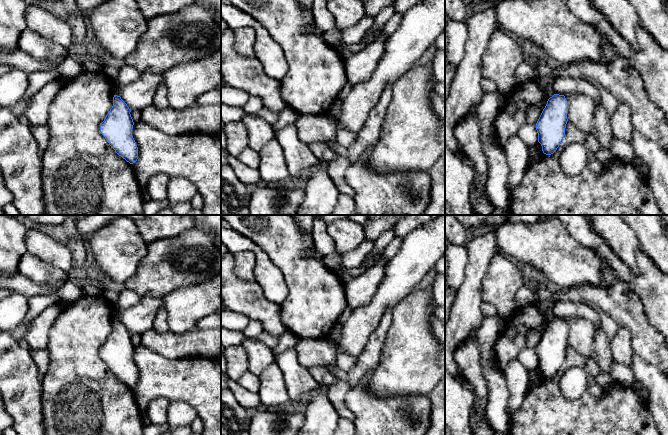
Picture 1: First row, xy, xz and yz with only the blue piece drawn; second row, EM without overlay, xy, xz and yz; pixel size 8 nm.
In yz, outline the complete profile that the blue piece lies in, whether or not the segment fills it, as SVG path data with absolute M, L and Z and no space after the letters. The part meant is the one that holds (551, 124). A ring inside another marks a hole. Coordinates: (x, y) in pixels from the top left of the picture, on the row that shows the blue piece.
M554 94L547 101L537 123L538 142L546 155L559 147L567 124L568 102L564 95Z

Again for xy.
M114 95L113 106L101 123L100 132L115 152L130 164L138 159L138 147L132 136L131 110L120 96Z

